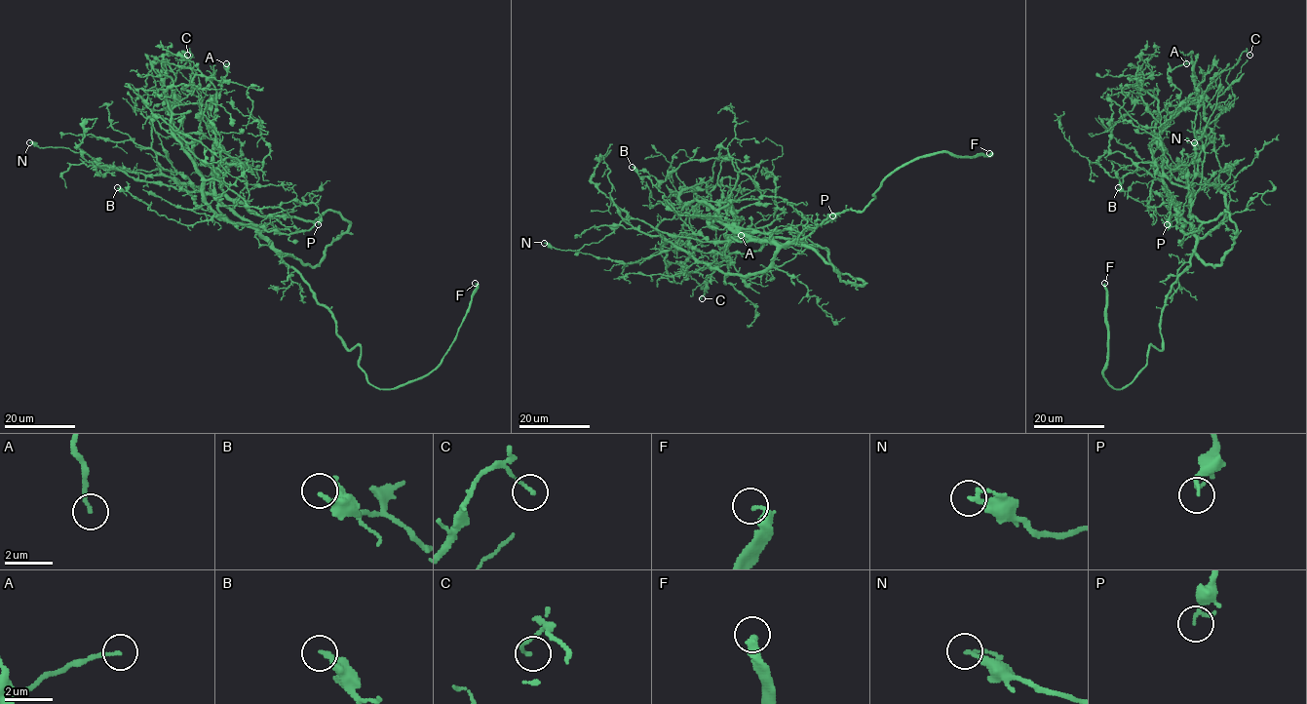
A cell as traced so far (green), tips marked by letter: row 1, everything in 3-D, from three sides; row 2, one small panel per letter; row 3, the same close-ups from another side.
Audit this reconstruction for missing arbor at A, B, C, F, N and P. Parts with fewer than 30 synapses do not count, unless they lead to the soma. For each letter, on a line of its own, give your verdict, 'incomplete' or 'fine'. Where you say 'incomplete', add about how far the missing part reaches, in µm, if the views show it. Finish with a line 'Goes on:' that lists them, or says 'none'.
A: fine
B: fine
C: fine
F: incomplete | 15 µm
N: fine
P: fine
Goes on: F

